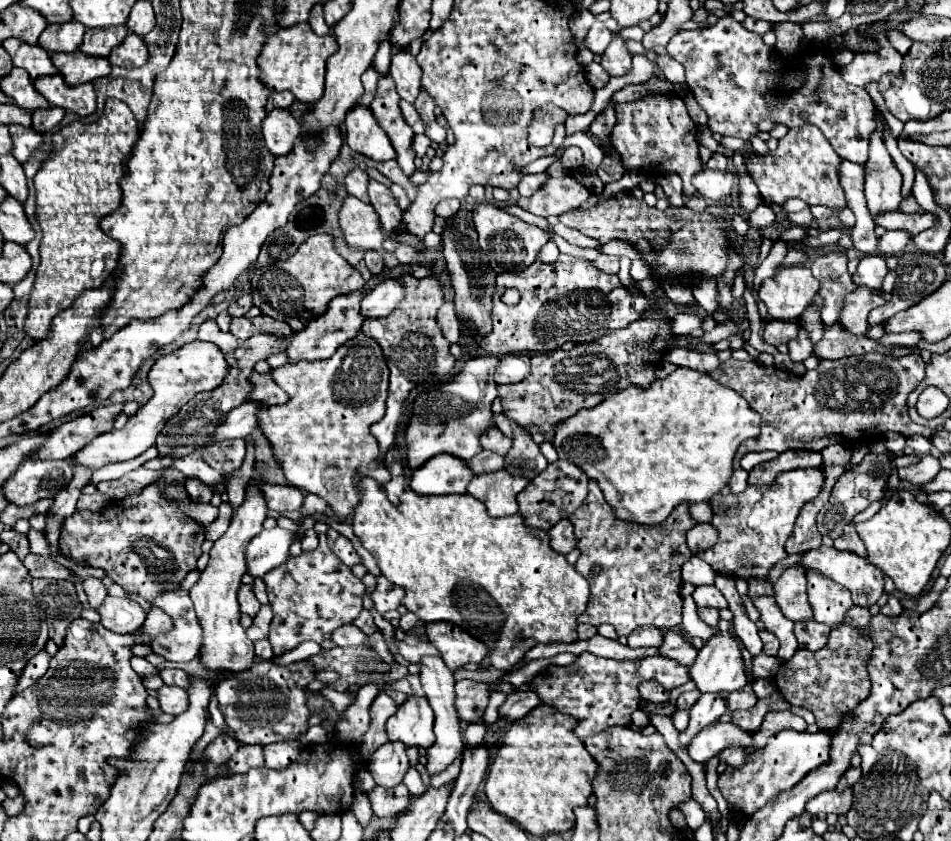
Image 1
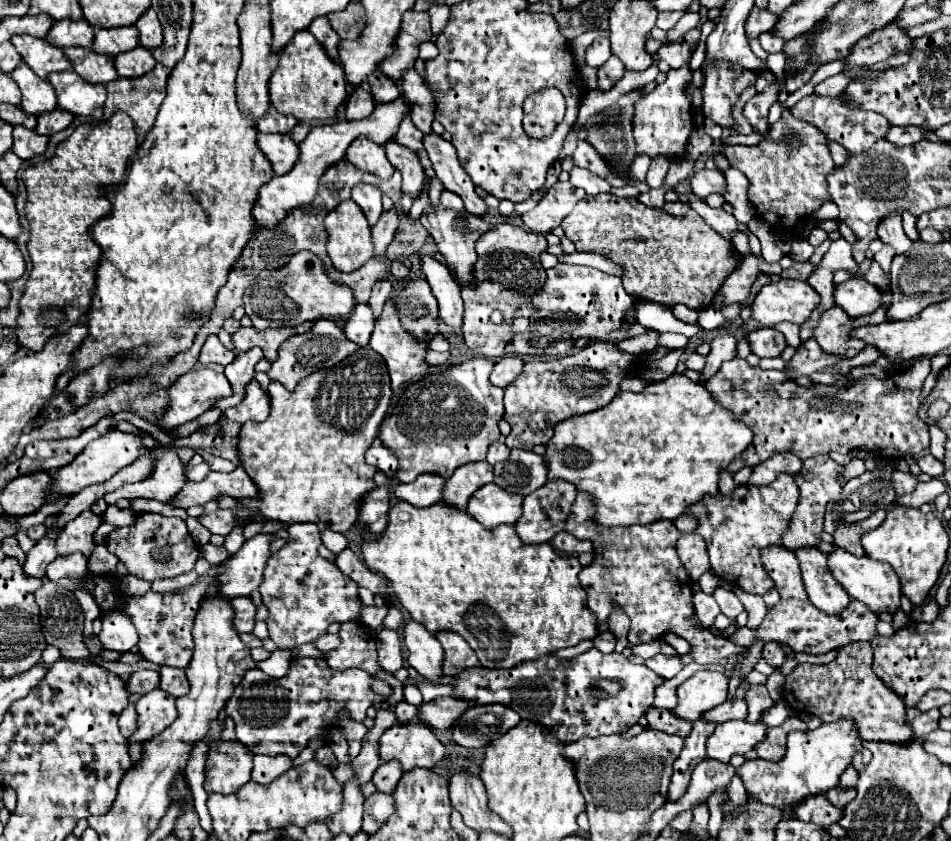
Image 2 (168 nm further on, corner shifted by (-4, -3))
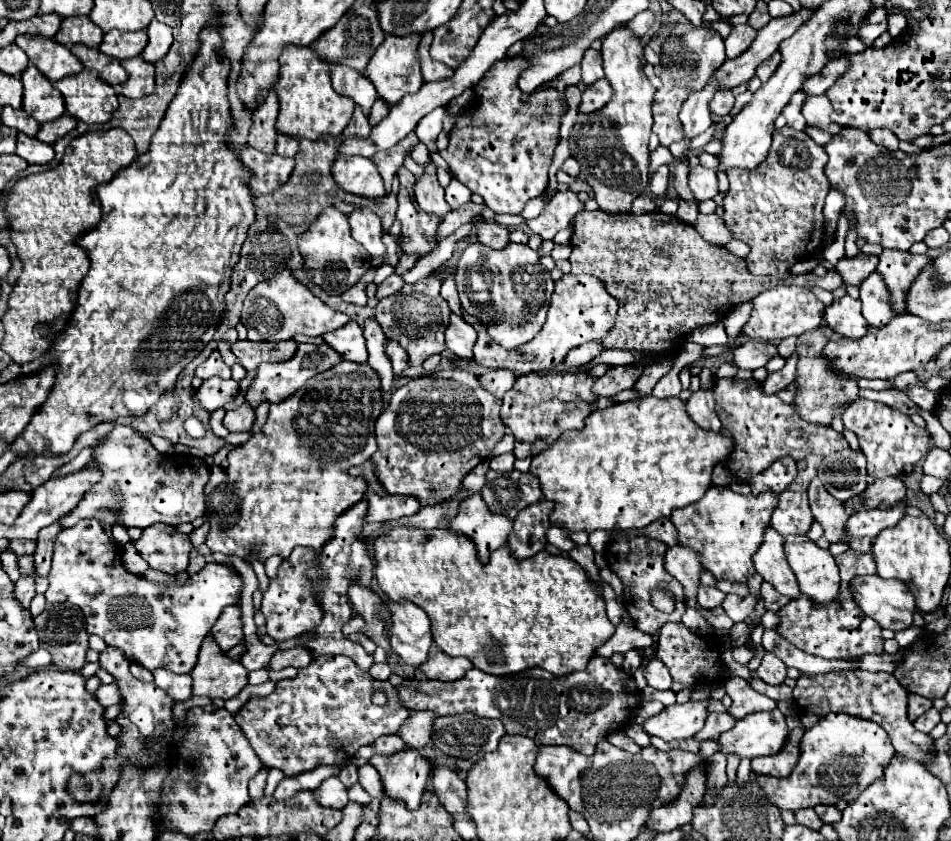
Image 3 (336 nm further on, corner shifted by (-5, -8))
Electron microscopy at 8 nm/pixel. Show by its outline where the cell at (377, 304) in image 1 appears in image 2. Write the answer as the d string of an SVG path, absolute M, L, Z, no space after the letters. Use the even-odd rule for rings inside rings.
M358 303L348 319L348 323L344 325L346 329L346 337L350 337L350 341L366 347L368 345L368 339L370 339L370 333L374 329L374 315L372 315L372 309L368 303Z

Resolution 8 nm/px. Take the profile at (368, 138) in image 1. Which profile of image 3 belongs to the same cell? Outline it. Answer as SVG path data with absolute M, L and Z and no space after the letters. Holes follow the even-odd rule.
M337 156L331 166L331 176L335 184L355 196L381 198L385 196L383 180L375 170L375 164L363 156Z

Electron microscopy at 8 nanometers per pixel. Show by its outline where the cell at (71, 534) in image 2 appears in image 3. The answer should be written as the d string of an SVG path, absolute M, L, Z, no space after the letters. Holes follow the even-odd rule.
M81 520L79 524L65 528L55 538L53 568L49 572L49 588L45 590L47 604L71 602L85 614L87 634L95 634L105 640L107 646L121 648L131 662L145 666L147 670L165 668L175 674L189 674L197 662L197 654L203 638L217 622L225 606L237 604L241 598L241 578L223 564L207 564L201 572L189 576L185 584L155 584L145 576L137 576L125 570L117 544L105 534L103 526L93 520Z

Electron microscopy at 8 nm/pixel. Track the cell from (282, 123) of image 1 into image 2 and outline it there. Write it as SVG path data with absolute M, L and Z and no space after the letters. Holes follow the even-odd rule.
M258 133L258 147L270 159L274 173L288 173L298 161L298 145L288 133Z

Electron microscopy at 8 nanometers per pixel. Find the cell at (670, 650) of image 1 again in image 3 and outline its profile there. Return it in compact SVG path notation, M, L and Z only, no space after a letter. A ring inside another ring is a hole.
M649 658L647 666L645 666L645 678L647 684L655 690L669 690L671 688L671 674L665 668L665 664L659 658Z

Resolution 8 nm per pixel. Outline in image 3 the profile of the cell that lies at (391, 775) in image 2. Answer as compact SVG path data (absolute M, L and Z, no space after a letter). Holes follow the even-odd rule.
M363 764L359 768L359 784L367 790L367 794L371 798L377 798L377 800L383 798L383 788L381 788L381 782L379 782L379 774L375 774L373 766Z

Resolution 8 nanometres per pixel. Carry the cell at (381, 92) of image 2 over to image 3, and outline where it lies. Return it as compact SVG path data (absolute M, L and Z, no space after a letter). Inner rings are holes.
M377 100L371 114L369 114L369 126L377 126L387 116L387 112L389 112L389 106L383 106L383 102Z

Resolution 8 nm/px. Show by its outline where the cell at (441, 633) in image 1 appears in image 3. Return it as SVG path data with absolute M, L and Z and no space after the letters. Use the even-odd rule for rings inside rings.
M431 646L429 658L419 670L429 678L429 680L443 680L443 682L453 682L463 678L463 674L471 668L471 662L467 658L451 658L443 654L437 646Z

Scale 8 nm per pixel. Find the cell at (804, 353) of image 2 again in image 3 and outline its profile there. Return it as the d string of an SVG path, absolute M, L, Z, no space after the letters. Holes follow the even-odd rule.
M795 356L787 358L787 362L781 370L777 370L765 378L765 382L761 384L763 392L765 394L777 394L785 386L789 386L793 382L793 378L795 378Z

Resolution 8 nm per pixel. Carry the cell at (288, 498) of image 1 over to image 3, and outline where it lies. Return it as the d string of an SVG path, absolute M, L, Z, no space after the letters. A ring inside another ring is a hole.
M115 426L93 450L87 466L99 466L103 478L59 520L63 528L75 526L83 518L95 518L109 526L121 524L125 528L135 526L143 530L157 522L167 526L193 522L197 516L205 514L203 488L209 481L209 466L201 458L189 454L159 454L153 444L133 428Z

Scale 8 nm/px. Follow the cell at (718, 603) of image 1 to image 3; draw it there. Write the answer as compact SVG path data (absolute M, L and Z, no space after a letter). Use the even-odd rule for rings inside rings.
M727 594L725 602L723 602L723 610L735 624L745 622L749 618L749 614L755 610L757 600L759 600L759 596L755 596L755 594L747 594L747 596Z

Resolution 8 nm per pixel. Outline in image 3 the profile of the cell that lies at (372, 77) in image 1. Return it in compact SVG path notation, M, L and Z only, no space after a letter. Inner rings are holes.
M355 108L349 126L343 130L343 136L345 136L345 138L349 138L349 136L355 136L355 138L367 138L369 132L371 132L371 126L369 126L369 122L367 122L367 116L361 114L359 108Z

